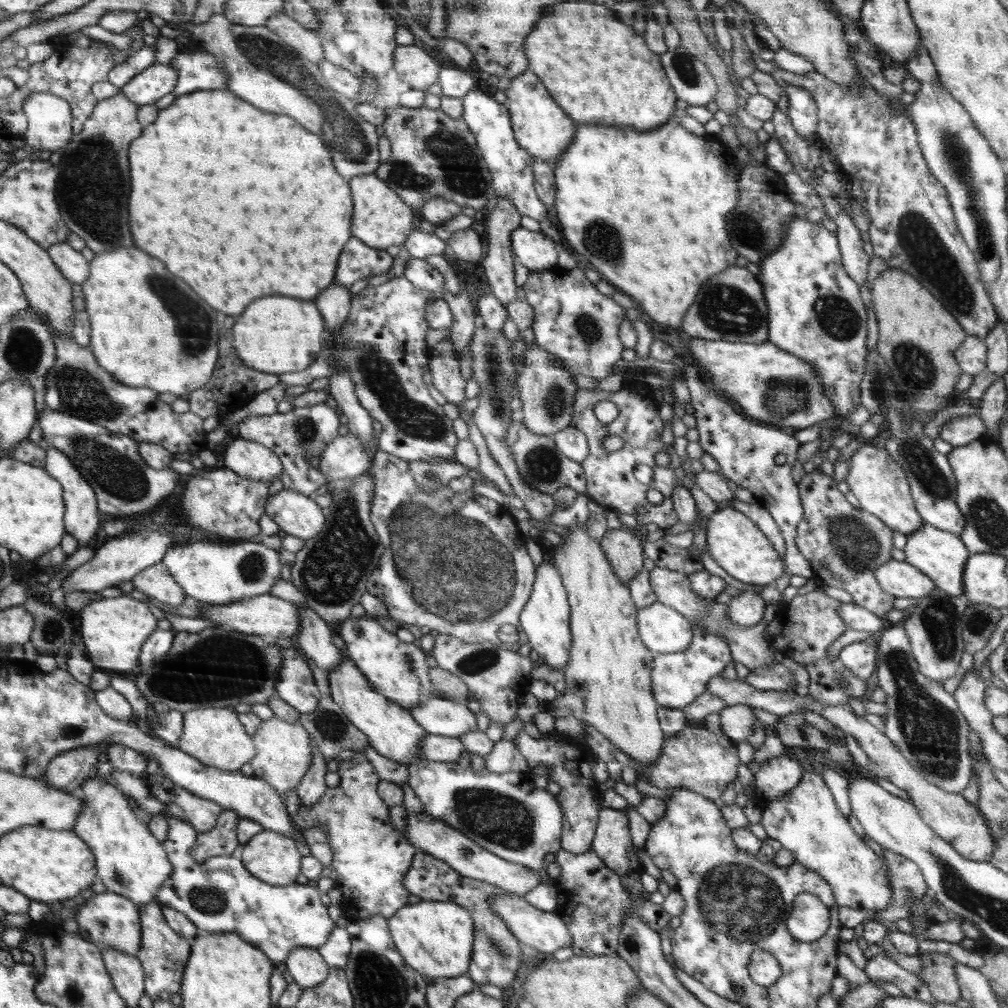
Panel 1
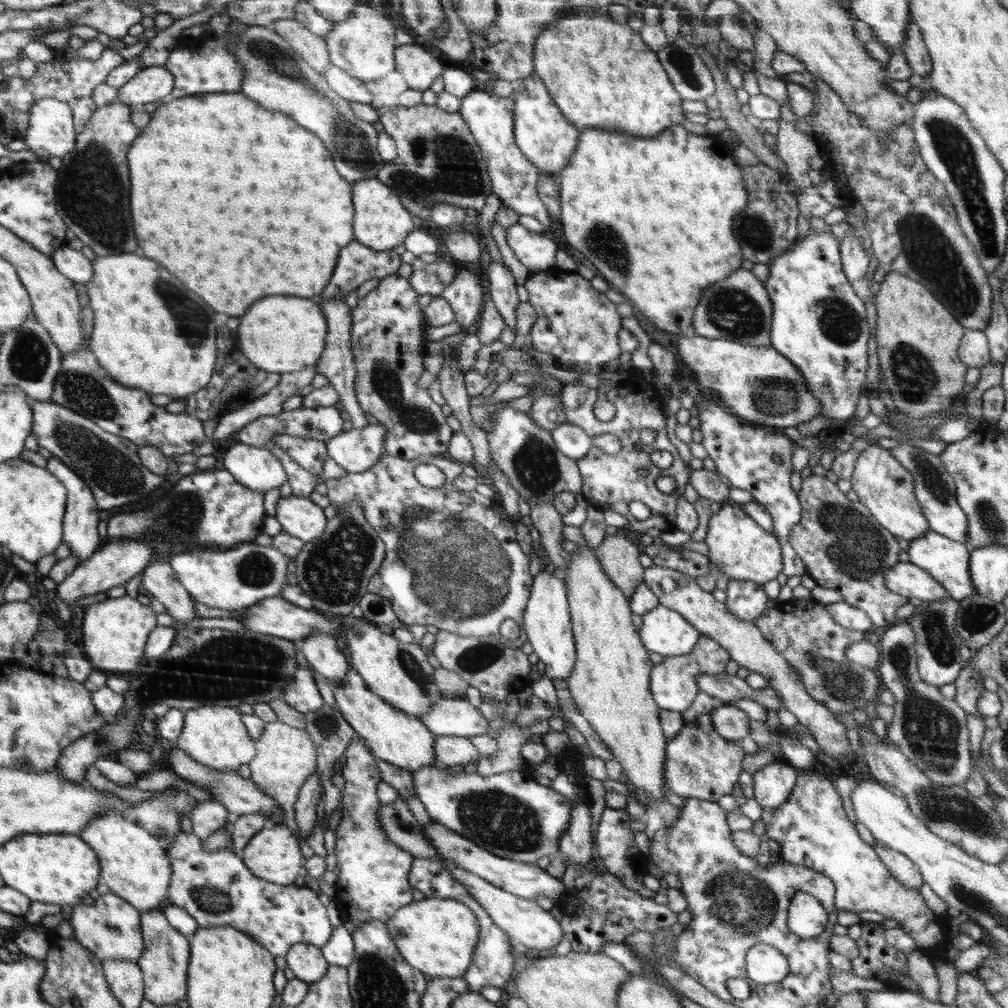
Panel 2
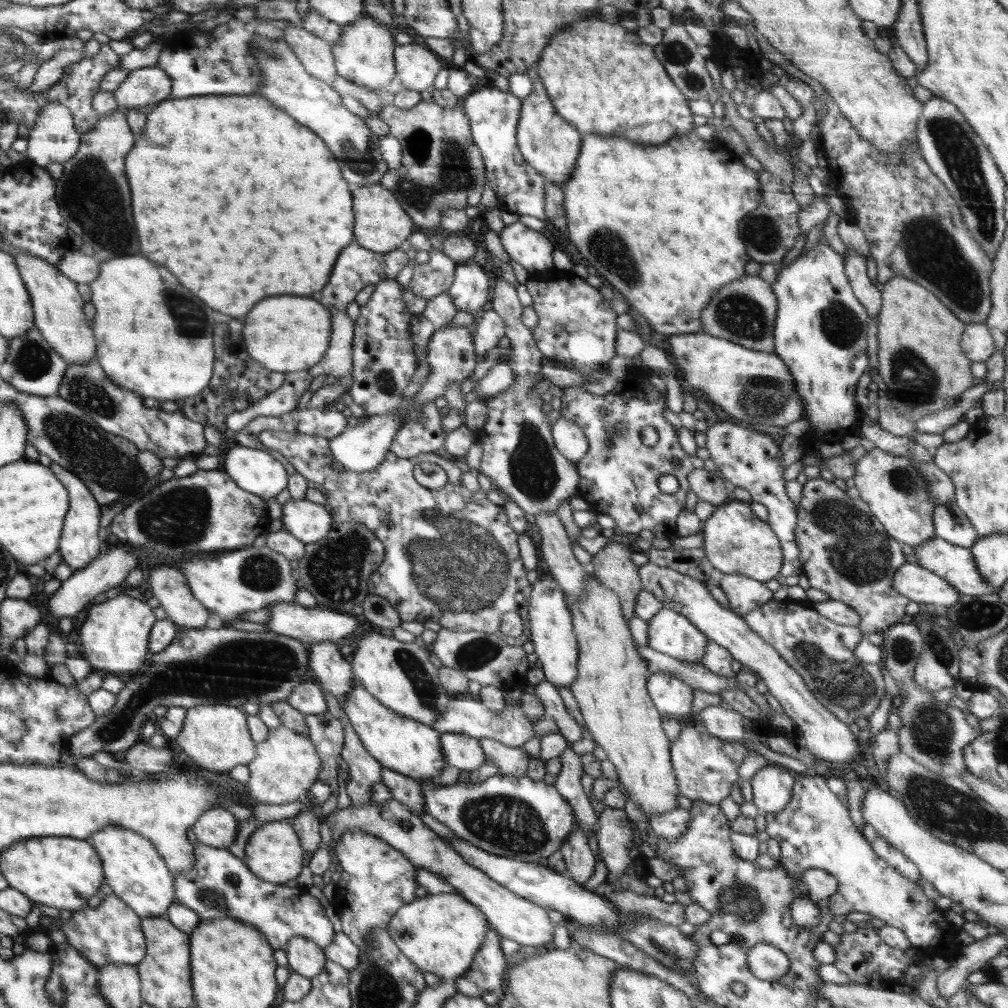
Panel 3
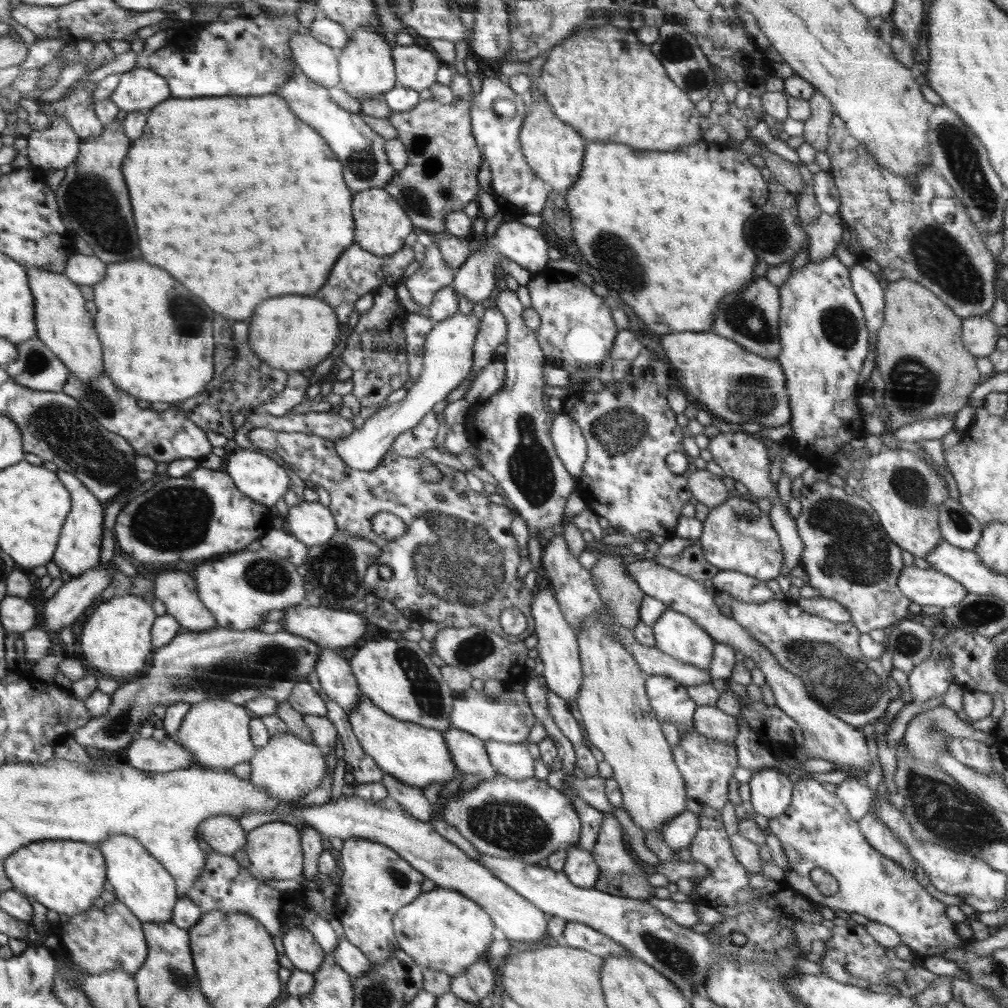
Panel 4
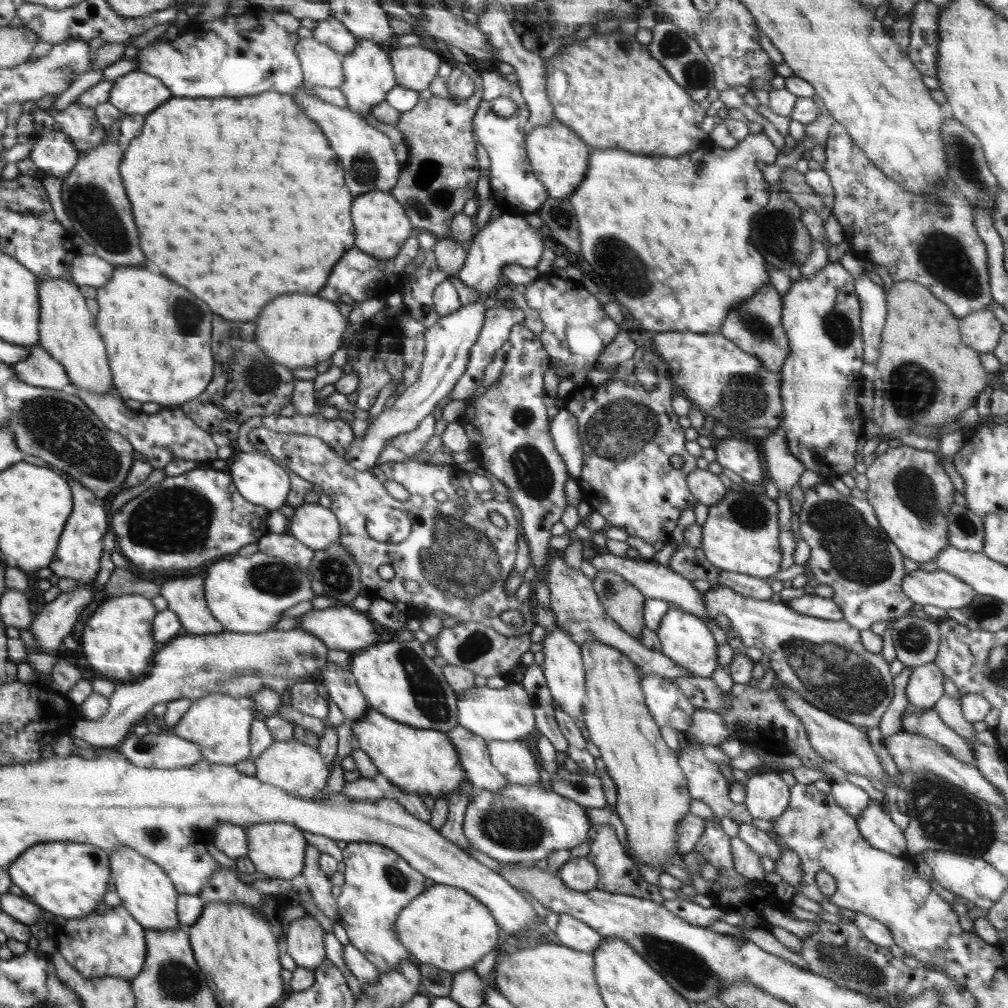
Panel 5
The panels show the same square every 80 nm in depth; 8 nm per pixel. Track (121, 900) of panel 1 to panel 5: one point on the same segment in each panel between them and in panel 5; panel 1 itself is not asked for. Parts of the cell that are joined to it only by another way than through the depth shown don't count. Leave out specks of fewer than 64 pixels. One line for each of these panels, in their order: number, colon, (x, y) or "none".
2: (111, 927)
3: (109, 934)
4: (99, 940)
5: (110, 942)

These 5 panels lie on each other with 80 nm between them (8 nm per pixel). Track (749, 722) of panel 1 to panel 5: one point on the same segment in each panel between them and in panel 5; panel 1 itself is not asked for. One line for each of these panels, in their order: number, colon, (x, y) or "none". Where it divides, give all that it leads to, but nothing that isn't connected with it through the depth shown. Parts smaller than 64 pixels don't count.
2: (730, 722)
3: (726, 724)
4: (713, 723)
5: (707, 727)

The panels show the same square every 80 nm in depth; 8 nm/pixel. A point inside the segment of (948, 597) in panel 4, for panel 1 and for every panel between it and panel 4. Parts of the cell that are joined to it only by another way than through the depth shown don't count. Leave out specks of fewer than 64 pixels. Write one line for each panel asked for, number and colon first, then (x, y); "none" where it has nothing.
1: (902, 580)
2: (904, 578)
3: (916, 583)

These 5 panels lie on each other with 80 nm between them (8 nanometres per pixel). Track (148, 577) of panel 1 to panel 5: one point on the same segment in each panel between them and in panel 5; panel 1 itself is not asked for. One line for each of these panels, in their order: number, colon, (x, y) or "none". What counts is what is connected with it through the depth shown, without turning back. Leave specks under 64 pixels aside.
2: (158, 580)
3: (167, 584)
4: (178, 590)
5: (186, 596)

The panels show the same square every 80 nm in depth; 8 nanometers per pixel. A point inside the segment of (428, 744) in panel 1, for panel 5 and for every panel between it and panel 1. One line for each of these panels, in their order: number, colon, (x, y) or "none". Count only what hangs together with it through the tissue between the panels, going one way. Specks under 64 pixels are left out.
2: (449, 750)
3: (464, 752)
4: (468, 751)
5: (472, 751)

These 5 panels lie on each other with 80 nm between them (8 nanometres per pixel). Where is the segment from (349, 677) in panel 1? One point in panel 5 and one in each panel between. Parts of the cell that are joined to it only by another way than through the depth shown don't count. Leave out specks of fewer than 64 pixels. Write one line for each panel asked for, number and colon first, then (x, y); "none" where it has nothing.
2: (405, 741)
3: (405, 745)
4: (417, 756)
5: (422, 761)

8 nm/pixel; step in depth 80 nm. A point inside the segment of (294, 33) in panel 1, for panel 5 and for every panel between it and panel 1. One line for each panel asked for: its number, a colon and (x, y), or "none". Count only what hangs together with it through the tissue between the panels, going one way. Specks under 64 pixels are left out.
2: (312, 48)
3: (317, 56)
4: (319, 62)
5: (322, 66)

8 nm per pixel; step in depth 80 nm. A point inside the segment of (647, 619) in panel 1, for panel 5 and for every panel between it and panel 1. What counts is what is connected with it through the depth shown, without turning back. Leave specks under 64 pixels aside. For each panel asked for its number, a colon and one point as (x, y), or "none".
2: (666, 632)
3: (669, 632)
4: (676, 634)
5: (684, 638)

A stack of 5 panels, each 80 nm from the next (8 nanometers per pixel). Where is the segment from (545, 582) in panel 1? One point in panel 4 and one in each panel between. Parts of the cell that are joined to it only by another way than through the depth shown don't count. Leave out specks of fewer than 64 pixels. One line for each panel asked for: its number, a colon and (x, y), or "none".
2: (547, 622)
3: (549, 619)
4: (558, 648)

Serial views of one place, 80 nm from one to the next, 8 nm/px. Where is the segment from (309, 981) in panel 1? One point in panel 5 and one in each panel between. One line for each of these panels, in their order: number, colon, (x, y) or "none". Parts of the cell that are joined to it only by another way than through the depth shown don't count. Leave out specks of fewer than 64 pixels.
2: (307, 962)
3: (305, 957)
4: (305, 953)
5: (305, 936)

